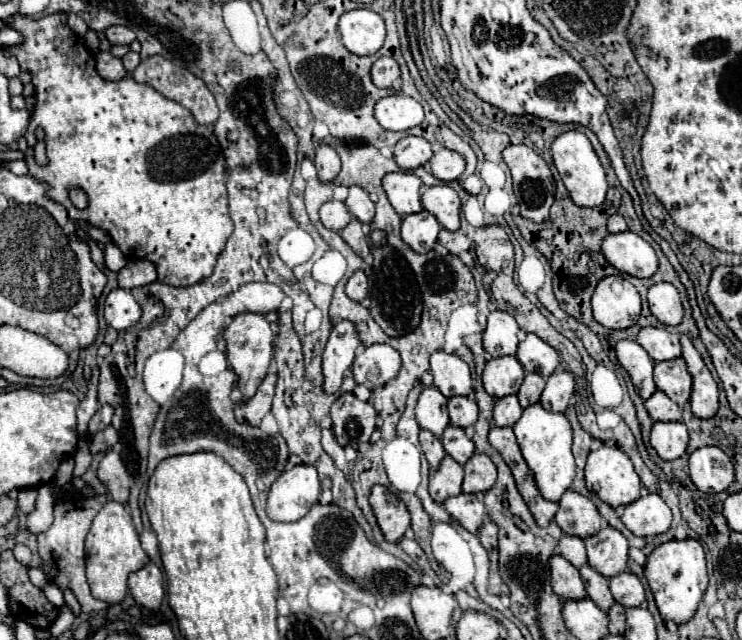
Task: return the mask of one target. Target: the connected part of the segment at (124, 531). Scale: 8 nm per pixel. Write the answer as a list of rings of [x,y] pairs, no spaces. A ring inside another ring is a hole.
[[[109,499],[103,505],[103,509],[95,515],[89,533],[85,537],[85,551],[87,551],[85,573],[87,573],[87,583],[91,587],[91,595],[107,603],[123,601],[127,595],[127,577],[149,563],[149,557],[141,547],[131,517],[127,515],[125,507],[113,499]]]

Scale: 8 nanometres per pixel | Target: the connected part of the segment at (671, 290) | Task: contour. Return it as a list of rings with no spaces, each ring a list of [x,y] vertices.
[[[671,283],[651,285],[647,291],[647,303],[651,313],[663,325],[679,325],[683,319],[683,307],[677,289]]]

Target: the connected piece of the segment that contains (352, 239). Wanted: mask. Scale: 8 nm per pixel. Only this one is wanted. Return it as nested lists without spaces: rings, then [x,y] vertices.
[[[351,219],[351,223],[341,231],[341,237],[343,241],[347,241],[347,245],[359,255],[359,257],[367,257],[371,251],[369,251],[369,243],[367,243],[367,237],[363,235],[361,231],[361,223]]]

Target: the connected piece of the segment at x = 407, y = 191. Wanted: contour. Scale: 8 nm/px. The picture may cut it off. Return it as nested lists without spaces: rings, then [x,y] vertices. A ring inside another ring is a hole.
[[[407,171],[387,173],[383,177],[383,189],[393,205],[393,209],[405,217],[411,213],[419,213],[421,207],[421,179]]]

